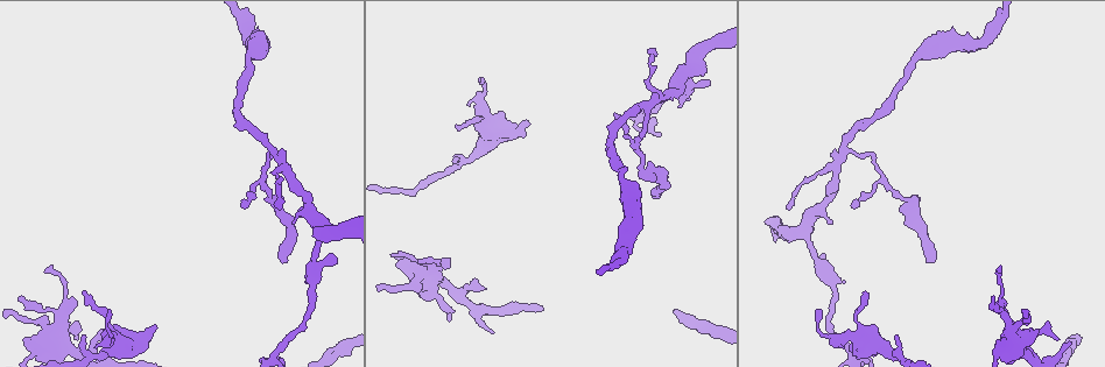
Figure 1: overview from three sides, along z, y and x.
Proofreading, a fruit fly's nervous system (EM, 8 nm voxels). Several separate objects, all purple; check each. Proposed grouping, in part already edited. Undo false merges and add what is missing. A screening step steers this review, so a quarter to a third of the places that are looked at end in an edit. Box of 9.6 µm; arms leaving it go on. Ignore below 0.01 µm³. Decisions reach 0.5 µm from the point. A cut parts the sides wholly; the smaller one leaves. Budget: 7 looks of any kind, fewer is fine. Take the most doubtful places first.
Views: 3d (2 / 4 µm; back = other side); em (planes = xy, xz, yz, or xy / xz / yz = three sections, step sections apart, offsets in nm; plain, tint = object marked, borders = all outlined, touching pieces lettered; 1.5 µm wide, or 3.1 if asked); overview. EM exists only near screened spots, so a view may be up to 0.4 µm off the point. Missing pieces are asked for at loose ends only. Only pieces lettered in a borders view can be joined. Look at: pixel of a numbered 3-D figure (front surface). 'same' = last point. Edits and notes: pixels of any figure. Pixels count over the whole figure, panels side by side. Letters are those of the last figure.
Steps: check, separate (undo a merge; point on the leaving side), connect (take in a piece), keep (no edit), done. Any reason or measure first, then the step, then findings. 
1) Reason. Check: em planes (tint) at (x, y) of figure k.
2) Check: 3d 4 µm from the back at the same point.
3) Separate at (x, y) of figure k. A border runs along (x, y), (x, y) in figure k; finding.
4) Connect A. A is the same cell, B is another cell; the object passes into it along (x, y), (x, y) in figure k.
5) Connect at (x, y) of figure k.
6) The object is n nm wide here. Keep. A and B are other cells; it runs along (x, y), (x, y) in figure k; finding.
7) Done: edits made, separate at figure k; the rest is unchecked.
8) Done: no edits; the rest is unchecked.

An open end. Check: 3d 2 µm at (1059, 339) of figure 1.

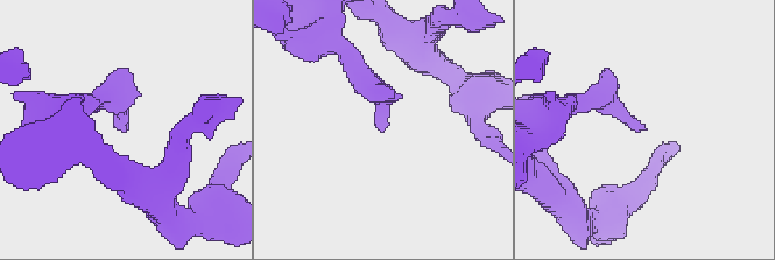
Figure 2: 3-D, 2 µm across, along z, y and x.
Now the EM. Check: em planes (plain) at (115, 127) of figure 2.

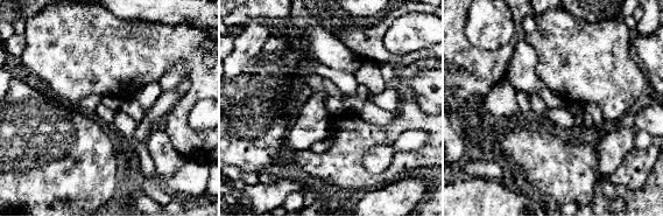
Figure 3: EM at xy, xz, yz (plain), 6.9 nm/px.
Check: em planes (borders) at the same point.

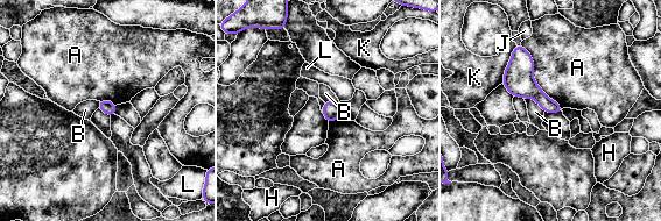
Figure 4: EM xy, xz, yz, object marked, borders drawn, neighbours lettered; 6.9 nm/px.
The longest contact is with A, 550 nm. Keep. A, B, H, J, K and L are other cells; a border runs along (524, 97), (534, 99), (545, 111) in figure 4; no lettered piece goes on from it.

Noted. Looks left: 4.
Free end. Check: em planes (borders) at (154, 327) of figure 1.

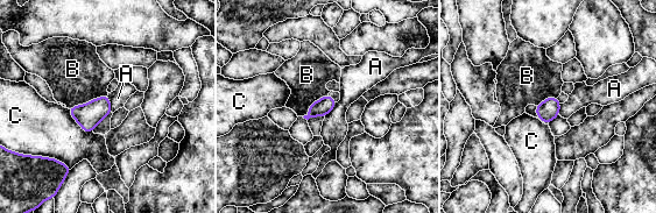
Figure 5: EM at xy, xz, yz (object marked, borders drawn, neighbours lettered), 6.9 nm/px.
Keep. A, B and C are other cells; a border runs along (107, 94), (112, 112) in figure 5; none of them fits.

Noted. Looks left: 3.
Narrows sharply. Check: em planes (tint) at (309, 203) of figure 1.

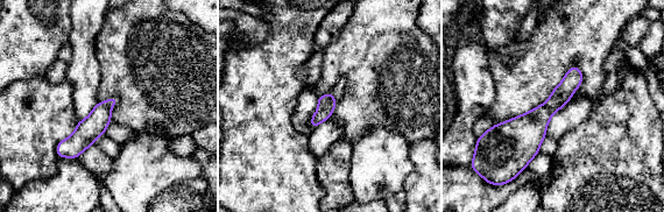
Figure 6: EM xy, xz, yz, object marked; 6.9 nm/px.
Check: em planes (borders) at the same point.

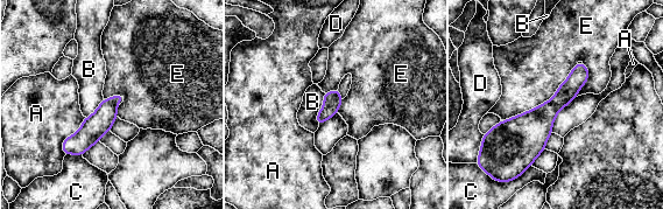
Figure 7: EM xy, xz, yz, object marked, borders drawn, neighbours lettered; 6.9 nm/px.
Keep. A, B, C, D and E are other cells; a border runs along (577, 62), (549, 99), (502, 120) in figure 7; all the same neuron.

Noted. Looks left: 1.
Done: no edits; the rest is unchecked.

